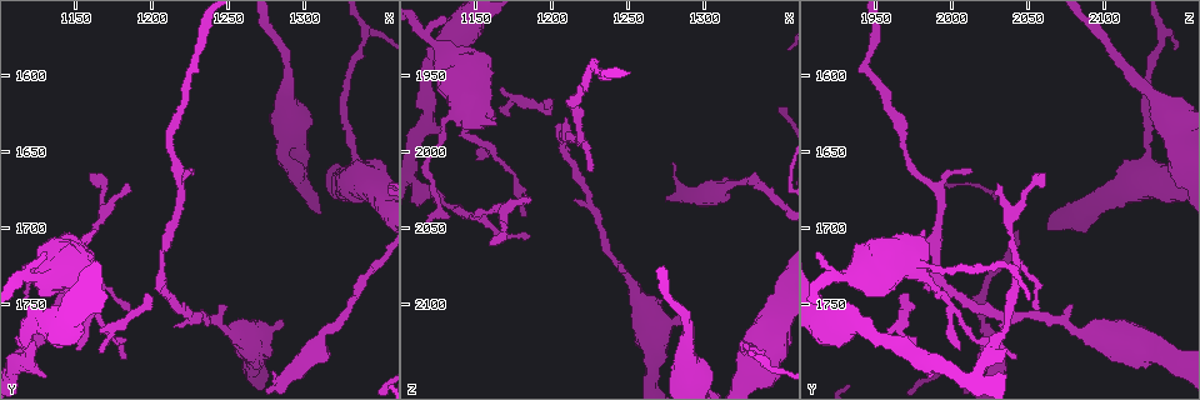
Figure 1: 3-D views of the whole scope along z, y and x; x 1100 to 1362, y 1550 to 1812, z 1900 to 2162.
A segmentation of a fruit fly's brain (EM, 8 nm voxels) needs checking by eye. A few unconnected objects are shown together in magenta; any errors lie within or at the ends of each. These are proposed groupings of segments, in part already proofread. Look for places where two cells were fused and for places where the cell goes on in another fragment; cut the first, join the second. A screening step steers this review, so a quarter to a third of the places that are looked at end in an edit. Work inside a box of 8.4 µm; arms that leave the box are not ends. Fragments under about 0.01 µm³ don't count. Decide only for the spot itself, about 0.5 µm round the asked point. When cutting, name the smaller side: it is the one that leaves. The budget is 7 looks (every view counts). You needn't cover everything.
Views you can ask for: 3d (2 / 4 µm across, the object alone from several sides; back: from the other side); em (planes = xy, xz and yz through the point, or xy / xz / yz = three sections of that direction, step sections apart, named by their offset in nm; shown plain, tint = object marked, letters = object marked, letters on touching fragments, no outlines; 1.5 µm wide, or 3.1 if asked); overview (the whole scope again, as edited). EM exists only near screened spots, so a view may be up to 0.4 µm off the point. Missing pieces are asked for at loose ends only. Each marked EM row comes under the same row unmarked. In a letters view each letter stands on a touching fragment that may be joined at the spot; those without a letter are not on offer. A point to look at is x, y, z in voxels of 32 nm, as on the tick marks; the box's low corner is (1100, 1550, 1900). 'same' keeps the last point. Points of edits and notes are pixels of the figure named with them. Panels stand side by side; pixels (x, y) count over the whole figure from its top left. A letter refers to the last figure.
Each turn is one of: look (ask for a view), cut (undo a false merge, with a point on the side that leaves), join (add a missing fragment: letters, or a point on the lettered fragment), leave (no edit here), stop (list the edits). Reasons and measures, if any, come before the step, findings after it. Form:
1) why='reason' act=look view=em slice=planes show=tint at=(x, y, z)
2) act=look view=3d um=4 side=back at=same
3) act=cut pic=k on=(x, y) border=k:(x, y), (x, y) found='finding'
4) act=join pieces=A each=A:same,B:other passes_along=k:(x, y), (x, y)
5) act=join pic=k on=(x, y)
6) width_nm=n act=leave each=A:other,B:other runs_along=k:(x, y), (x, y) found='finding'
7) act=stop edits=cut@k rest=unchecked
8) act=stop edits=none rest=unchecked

why='tapers out' act=look view=3d um=4 at=(1184, 1670, 2028)

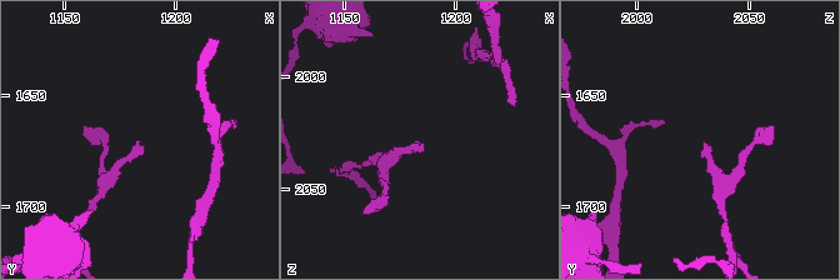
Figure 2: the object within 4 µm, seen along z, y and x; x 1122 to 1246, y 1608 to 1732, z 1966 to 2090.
why='shape alone is not enough' act=look view=em slice=planes show=letters at=(1183, 1672, 2031)

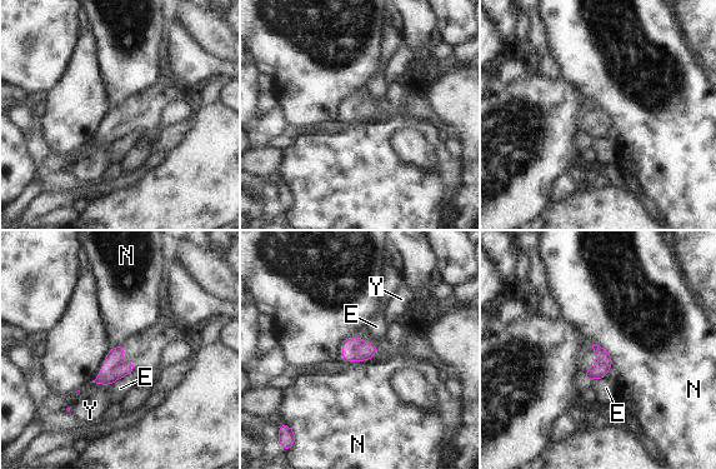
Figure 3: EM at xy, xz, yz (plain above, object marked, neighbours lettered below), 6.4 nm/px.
width_nm=100 act=leave each=E:other,N:other,Y:other border=3:(592, 340), (611, 357), (612, 364) found='none of them fits'

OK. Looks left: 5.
why='tapers out' act=look view=em slice=xy step=4 show=letters at=(1250, 1752, 2078)

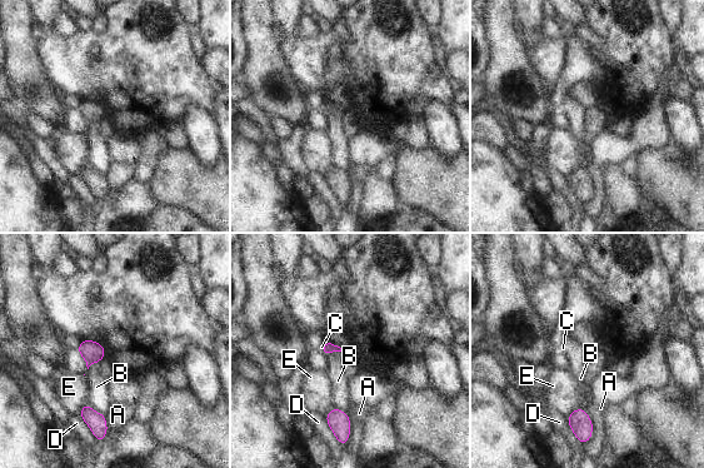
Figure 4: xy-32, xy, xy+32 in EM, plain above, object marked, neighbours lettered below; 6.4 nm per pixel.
longest_contact=D:220nm act=leave each=A:other,B:other,C:other,D:other,E:other border=4:(341, 352), (330, 352), (325, 356) found='none of them fits'

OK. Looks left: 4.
why='branch point' act=look view=3d um=2 at=(1338, 1574, 2138)

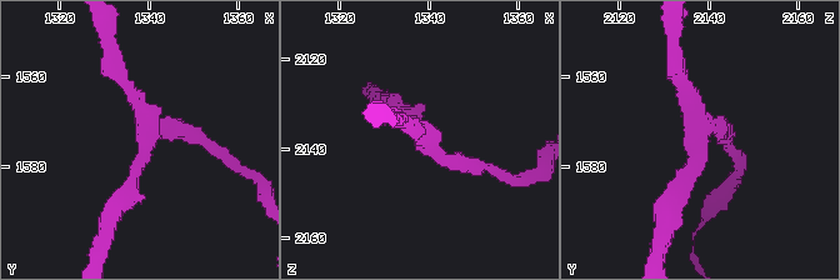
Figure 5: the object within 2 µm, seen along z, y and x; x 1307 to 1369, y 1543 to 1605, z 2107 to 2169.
why='shape alone is not enough' act=look view=em slice=planes show=letters at=(1339, 1573, 2138)

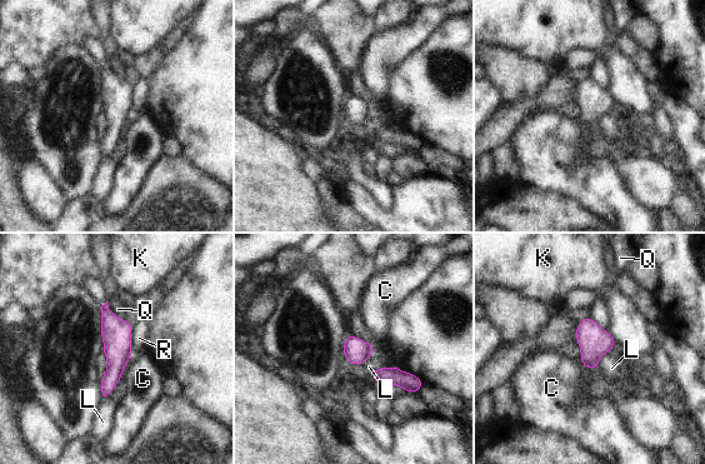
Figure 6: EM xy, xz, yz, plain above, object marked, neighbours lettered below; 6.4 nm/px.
longest_contact=R:190nm act=leave each=C:other,K:other,L:other,Q:other,R:other border=6:(609, 352), (601, 355), (598, 365) found='one cell here'

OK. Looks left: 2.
act=stop edits=none rest=unchecked

